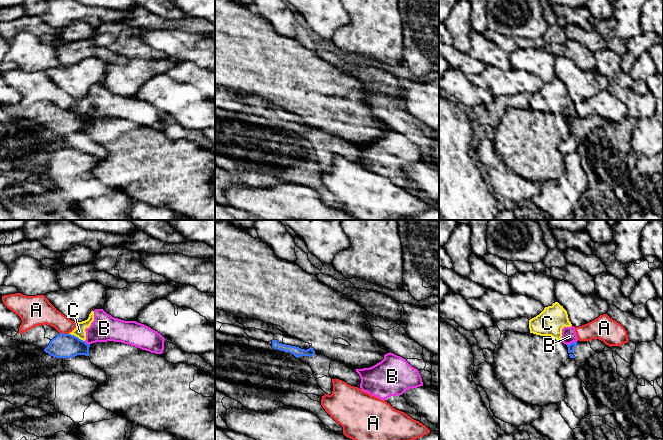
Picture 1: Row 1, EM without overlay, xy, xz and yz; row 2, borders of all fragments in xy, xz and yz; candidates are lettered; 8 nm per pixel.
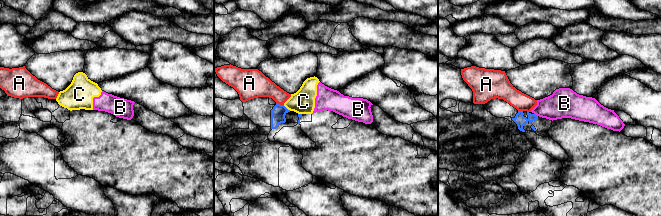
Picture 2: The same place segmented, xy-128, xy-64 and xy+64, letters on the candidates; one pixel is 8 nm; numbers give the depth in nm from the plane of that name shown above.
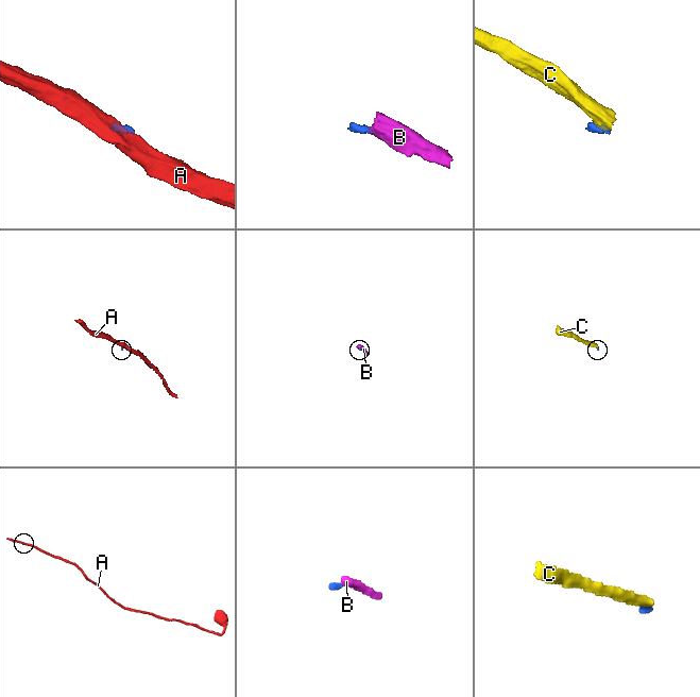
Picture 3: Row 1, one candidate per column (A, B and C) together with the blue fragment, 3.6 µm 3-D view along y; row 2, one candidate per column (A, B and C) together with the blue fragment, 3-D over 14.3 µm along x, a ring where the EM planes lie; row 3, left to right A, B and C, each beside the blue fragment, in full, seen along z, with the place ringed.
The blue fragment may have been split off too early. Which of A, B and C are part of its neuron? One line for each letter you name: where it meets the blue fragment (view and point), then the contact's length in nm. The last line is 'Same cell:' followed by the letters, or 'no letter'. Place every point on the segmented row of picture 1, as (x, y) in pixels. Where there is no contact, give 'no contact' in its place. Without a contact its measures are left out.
Same cell: no letter

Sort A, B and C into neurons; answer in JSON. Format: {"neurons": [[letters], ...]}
{"neurons": [["A"], ["B", "C"]]}

